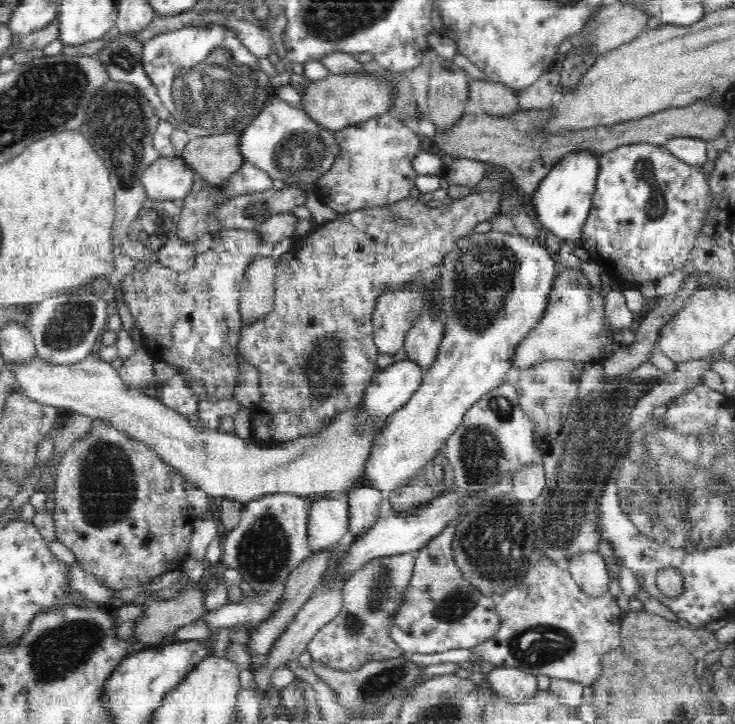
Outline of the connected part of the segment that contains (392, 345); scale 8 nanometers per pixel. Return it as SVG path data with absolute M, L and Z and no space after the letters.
M402 284L376 299L373 340L380 354L393 356L402 350L408 332L421 314L421 296L416 285Z

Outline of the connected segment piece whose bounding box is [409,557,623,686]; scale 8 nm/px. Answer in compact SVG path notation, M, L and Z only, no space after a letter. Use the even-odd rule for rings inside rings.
M541 557L540 560L528 570L528 574L517 585L512 586L498 597L497 611L500 617L500 626L494 637L481 642L470 649L456 648L446 652L432 654L412 653L409 658L418 666L442 664L442 662L466 662L466 660L486 660L496 666L508 664L525 673L534 676L544 675L550 678L560 678L579 682L584 686L591 686L602 674L602 657L608 651L614 650L621 643L621 614L623 613L610 594L592 596L580 589L572 579L571 572L551 558Z

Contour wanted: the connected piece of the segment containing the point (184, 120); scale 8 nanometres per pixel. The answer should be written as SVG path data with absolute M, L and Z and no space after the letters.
M224 25L185 26L154 35L141 48L144 70L156 87L164 109L171 114L172 119L176 119L178 128L187 132L191 139L201 135L224 134L230 130L240 134L245 123L253 119L275 96L275 88L268 84L268 76L260 69L258 57L240 42L232 29Z

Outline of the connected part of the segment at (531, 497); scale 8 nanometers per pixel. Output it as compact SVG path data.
M531 463L520 466L513 476L513 489L511 494L522 502L532 502L536 500L545 487L545 470L543 463Z

